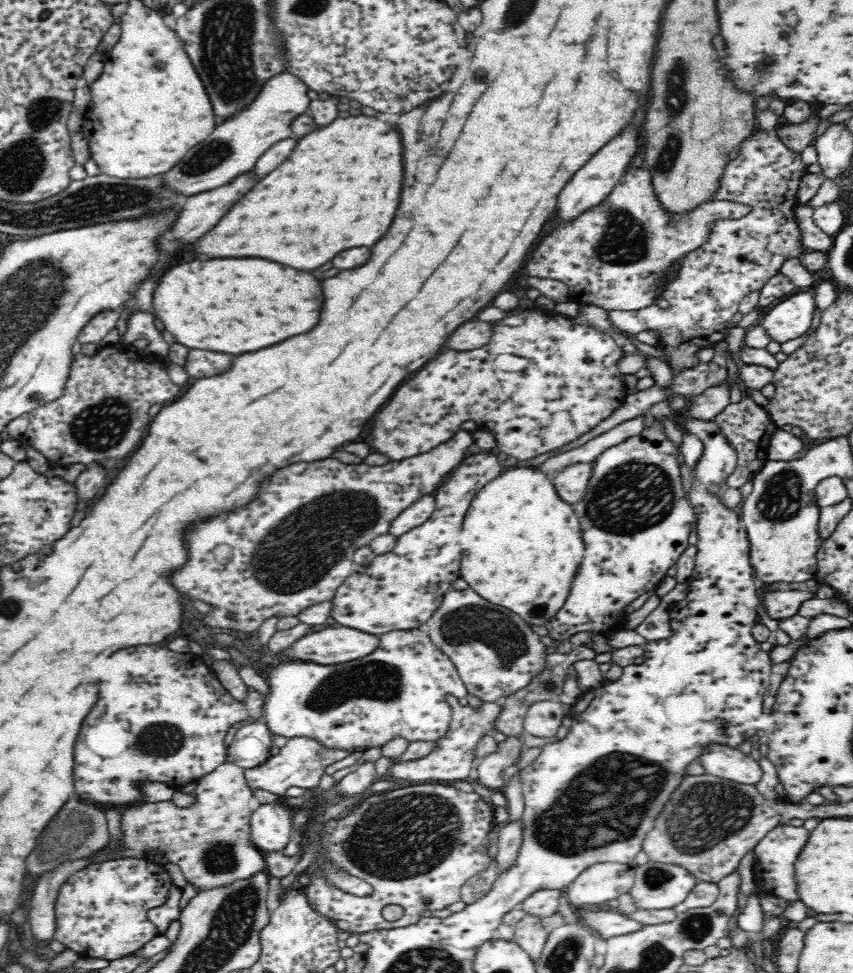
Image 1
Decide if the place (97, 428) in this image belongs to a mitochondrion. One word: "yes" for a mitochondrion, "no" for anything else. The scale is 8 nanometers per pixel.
yes

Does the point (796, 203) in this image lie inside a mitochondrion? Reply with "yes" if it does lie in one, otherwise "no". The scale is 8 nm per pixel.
no

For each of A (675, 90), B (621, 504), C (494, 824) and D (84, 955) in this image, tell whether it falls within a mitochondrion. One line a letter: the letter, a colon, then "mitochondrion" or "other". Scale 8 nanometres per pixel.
A: mitochondrion
B: mitochondrion
C: other
D: other

